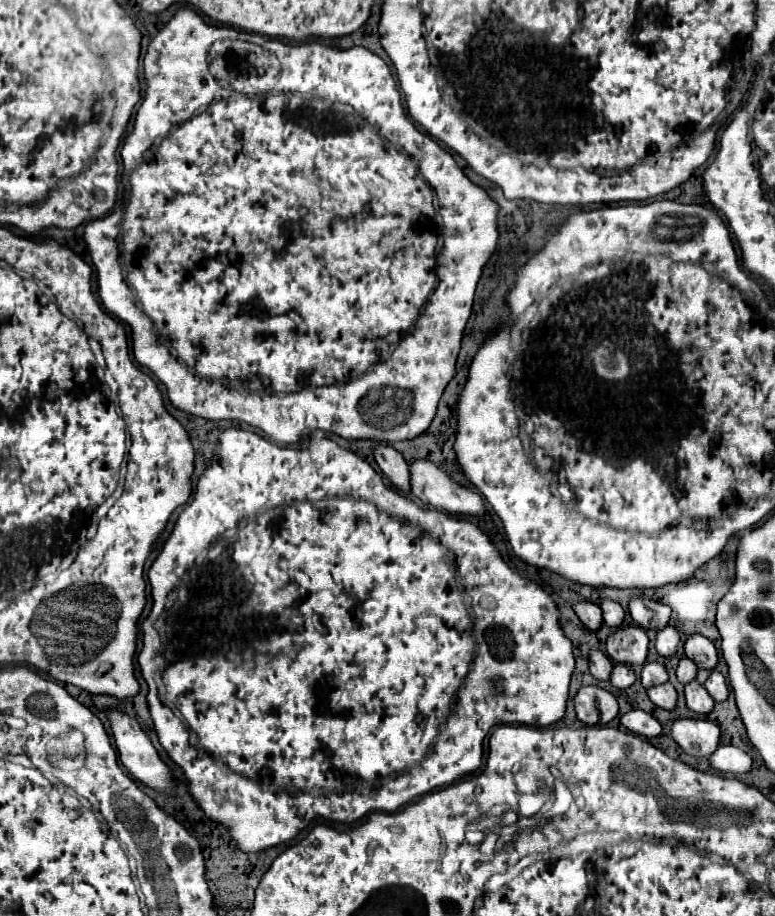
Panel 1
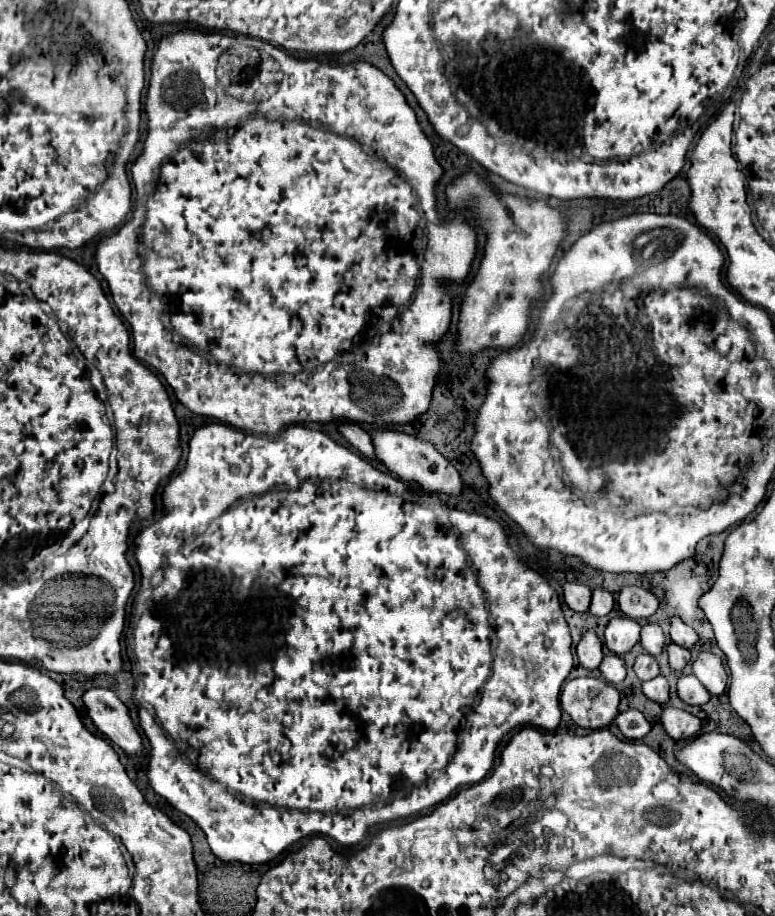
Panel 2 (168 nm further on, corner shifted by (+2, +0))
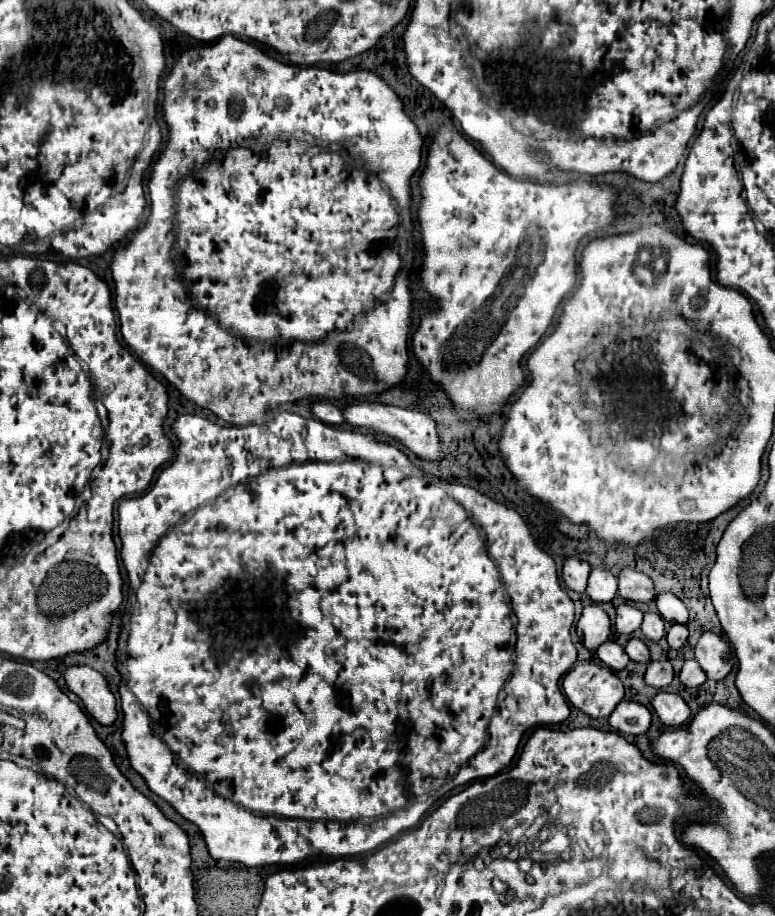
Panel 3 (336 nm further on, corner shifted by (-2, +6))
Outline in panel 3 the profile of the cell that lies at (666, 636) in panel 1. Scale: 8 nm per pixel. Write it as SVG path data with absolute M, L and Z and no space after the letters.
M645 613L643 625L641 625L641 633L649 641L661 641L661 637L665 635L665 621L657 613Z

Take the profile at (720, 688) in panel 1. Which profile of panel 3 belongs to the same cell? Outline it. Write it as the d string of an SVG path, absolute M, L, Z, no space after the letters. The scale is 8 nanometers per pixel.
M703 633L695 645L695 659L707 679L721 681L733 669L733 651L725 639L715 633Z

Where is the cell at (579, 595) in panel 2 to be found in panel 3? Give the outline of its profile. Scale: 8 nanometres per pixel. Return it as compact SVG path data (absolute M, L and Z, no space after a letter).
M575 557L567 559L563 565L563 581L565 581L567 589L585 593L587 581L589 581L589 571L591 571L591 567L585 561L579 561Z

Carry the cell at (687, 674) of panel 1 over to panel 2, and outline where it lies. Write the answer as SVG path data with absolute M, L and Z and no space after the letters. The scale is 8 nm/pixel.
M675 643L667 645L667 653L669 653L669 665L671 665L673 671L681 671L691 659L689 651L685 647L681 647L681 645L675 645Z

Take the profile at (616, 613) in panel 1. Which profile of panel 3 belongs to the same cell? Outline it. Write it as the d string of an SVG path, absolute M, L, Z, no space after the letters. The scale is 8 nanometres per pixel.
M591 569L587 595L595 603L607 603L617 593L617 579L607 569Z

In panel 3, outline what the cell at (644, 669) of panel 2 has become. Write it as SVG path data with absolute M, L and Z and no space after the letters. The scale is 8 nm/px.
M631 639L631 641L627 643L625 651L627 651L629 659L635 661L635 663L649 663L649 661L651 661L651 653L649 653L647 645L645 645L641 639Z

